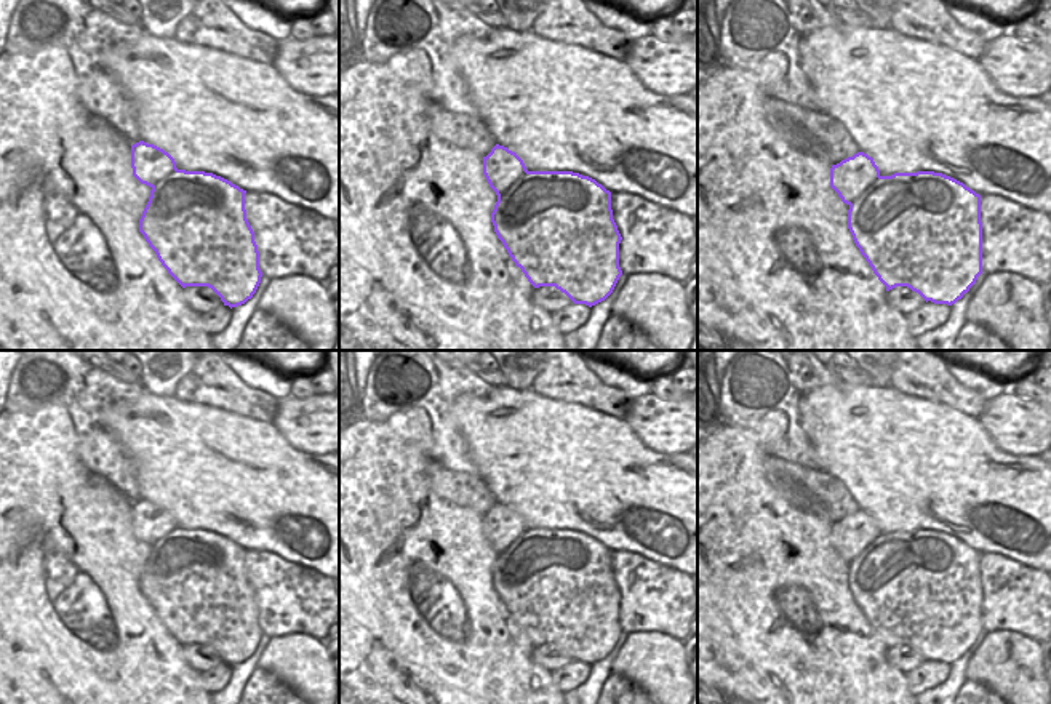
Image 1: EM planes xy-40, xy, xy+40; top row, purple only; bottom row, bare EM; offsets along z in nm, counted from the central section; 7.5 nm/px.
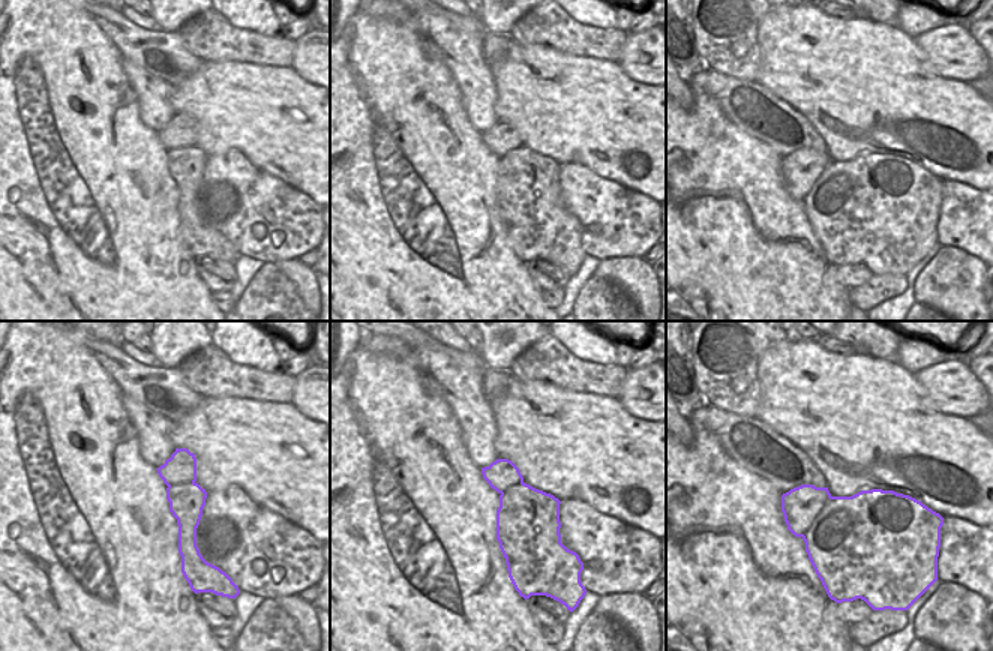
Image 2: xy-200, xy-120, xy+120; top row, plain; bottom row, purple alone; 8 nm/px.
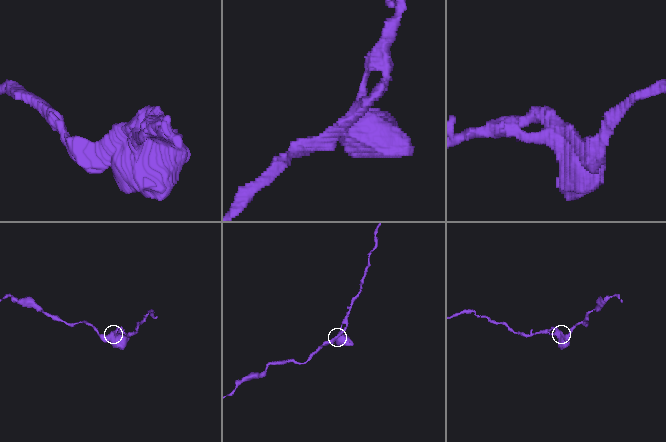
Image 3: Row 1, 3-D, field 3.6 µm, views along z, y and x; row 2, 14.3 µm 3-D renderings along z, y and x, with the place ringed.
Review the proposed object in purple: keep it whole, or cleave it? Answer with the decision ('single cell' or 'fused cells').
single cell

